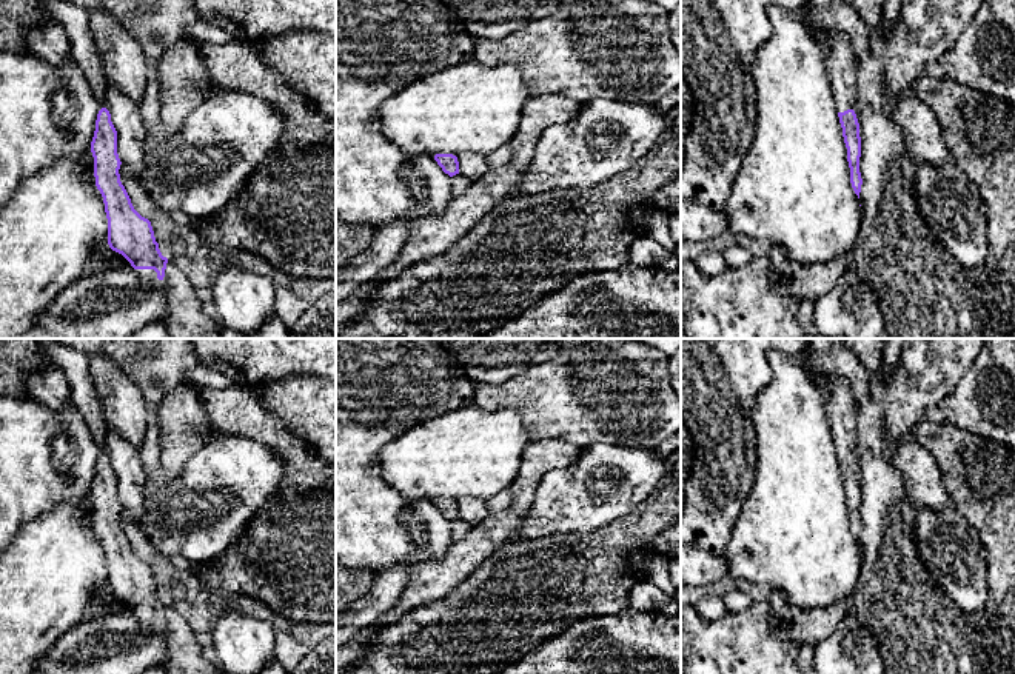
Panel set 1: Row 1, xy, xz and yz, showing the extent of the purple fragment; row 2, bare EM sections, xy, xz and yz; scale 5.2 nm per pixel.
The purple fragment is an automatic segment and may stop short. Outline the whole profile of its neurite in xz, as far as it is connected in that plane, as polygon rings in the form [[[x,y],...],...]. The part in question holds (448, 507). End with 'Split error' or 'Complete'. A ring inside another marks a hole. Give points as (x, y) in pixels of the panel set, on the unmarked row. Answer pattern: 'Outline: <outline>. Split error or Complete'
Outline: [[[436,499],[434,505],[442,512],[442,516],[445,519],[448,519],[450,522],[459,519],[459,506],[457,506],[456,500],[453,500],[453,499]]]. Complete

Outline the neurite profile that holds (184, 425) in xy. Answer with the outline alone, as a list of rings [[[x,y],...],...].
[[[183,385],[169,392],[156,408],[160,423],[160,466],[171,477],[180,474],[189,457],[199,451],[211,425],[194,386]]]

